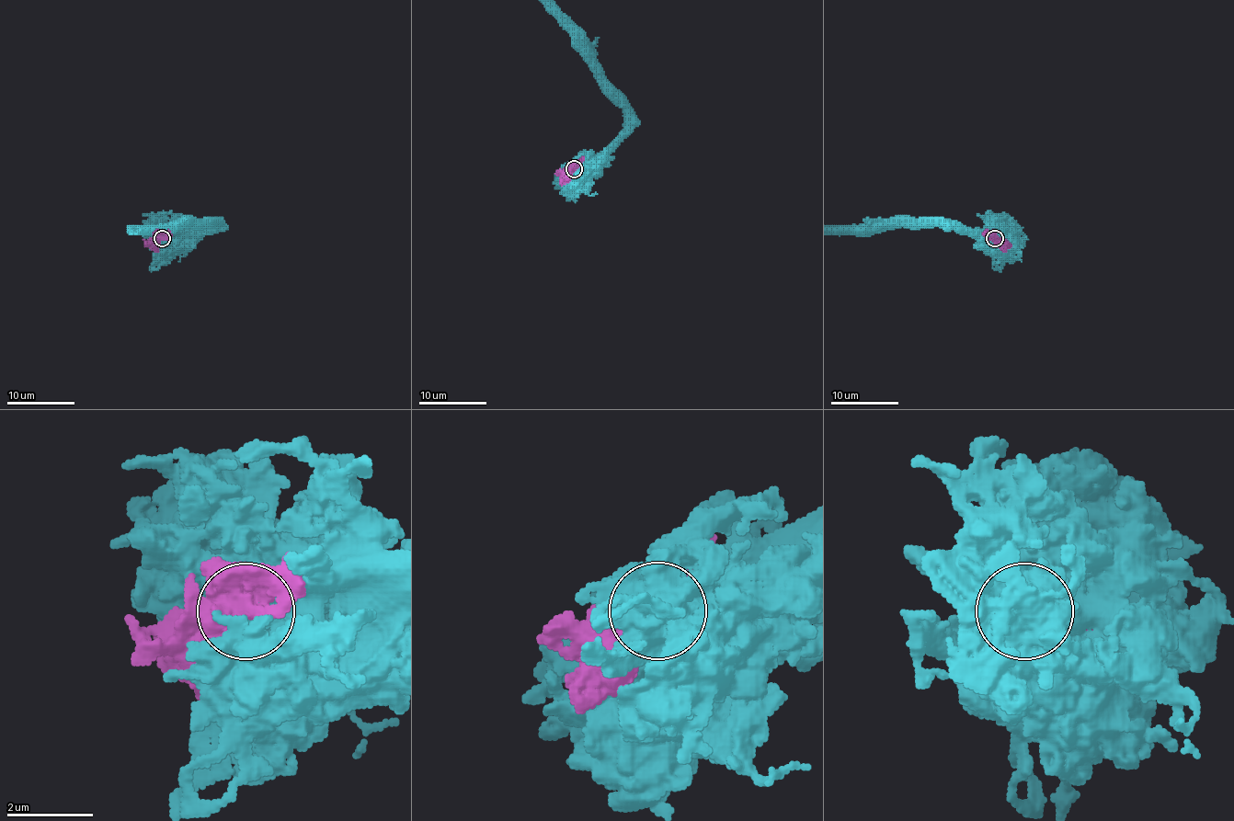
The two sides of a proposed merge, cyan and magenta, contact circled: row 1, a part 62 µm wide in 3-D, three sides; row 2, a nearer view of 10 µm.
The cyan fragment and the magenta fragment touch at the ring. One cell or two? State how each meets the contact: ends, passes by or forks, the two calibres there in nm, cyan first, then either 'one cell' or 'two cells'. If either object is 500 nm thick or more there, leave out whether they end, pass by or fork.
800/900 nm | one cell

